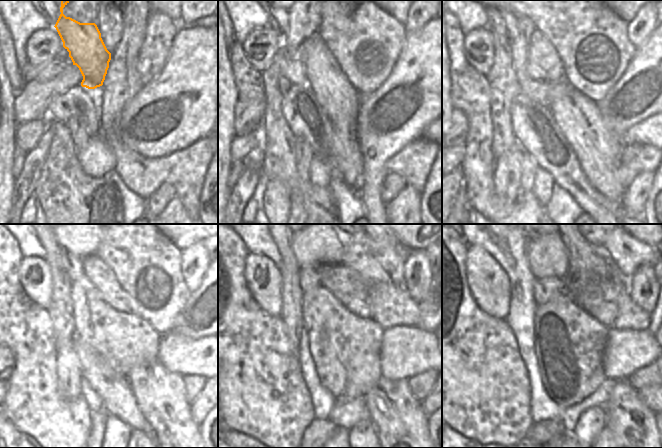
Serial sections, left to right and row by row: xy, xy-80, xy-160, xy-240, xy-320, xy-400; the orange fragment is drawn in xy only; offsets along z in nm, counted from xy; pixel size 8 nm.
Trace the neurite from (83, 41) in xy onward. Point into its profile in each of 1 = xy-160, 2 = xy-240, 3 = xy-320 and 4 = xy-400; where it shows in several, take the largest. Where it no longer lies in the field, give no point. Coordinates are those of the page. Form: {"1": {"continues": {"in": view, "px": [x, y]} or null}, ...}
{"1": {"continues": {"in": "xy-160", "px": [577, 116]}}, "2": {"continues": {"in": "xy-240", "px": [160, 394]}}, "3": {"continues": {"in": "xy-320", "px": [402, 425]}}, "4": {"continues": {"in": "xy-400", "px": [634, 426]}}}

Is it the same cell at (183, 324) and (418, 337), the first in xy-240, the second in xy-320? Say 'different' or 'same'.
different

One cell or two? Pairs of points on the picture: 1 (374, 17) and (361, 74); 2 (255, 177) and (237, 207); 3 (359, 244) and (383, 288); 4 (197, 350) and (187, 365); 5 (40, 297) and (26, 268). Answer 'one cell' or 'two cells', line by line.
1: one cell
2: one cell
3: one cell
4: one cell
5: one cell

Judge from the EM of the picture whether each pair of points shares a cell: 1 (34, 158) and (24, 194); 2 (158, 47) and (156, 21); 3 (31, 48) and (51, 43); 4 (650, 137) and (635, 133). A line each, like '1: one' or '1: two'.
1: one
2: one
3: one
4: one

